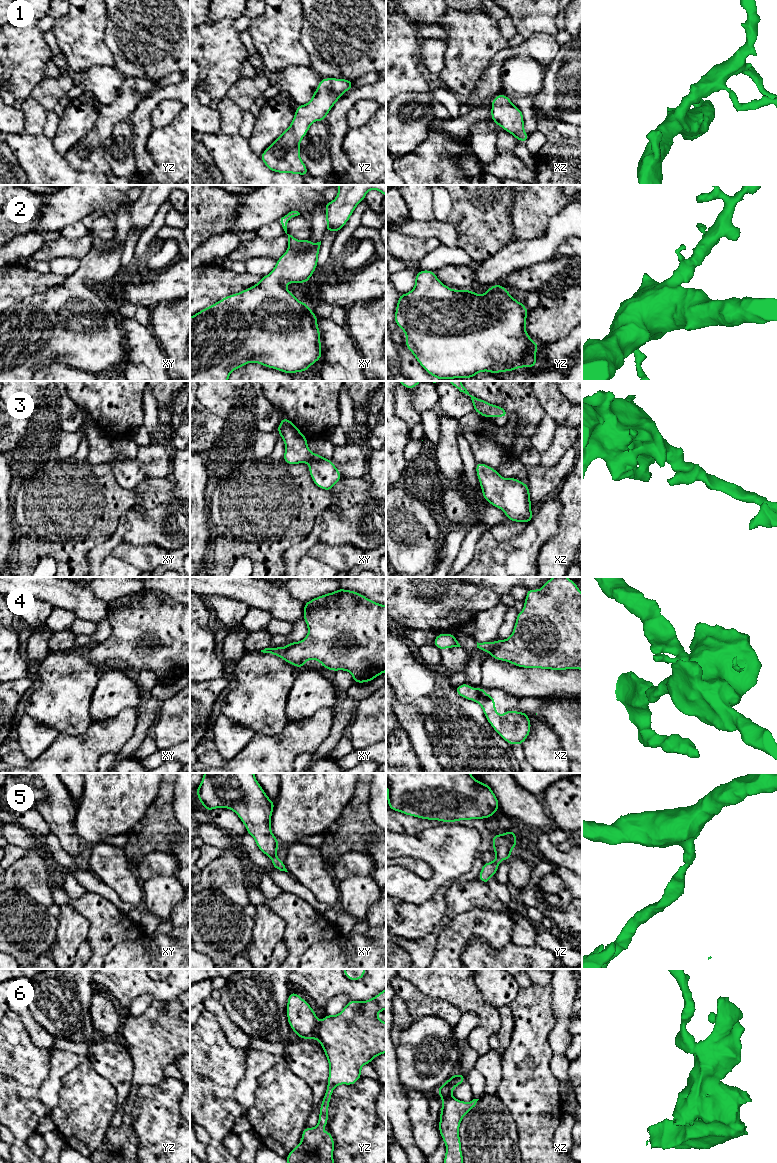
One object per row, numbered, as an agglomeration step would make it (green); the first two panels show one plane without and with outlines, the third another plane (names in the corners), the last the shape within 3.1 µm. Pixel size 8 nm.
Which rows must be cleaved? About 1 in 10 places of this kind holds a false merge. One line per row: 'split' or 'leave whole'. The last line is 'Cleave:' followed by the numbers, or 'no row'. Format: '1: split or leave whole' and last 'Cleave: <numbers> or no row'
1: leave whole
2: leave whole
3: leave whole
4: leave whole
5: leave whole
6: split
Cleave: 6

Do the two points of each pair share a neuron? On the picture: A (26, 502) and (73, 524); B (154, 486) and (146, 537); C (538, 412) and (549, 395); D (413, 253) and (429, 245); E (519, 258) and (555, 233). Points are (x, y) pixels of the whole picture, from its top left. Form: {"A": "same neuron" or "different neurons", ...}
{"A": "same neuron", "B": "different neurons", "C": "different neurons", "D": "same neuron", "E": "same neuron"}

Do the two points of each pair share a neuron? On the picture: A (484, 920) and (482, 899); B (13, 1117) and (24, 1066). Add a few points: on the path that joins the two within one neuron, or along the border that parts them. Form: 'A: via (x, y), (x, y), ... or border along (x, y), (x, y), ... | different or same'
A: border along (506, 912), (474, 907), (460, 913) | different
B: via (13, 1104), (13, 1086), (18, 1079) | same

